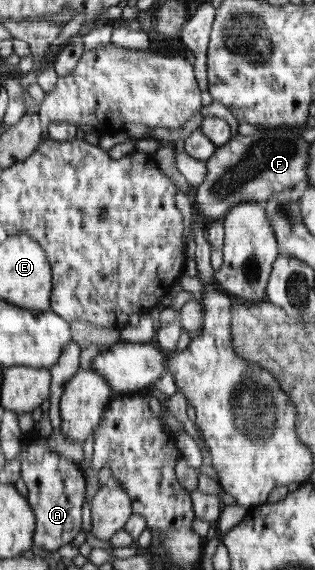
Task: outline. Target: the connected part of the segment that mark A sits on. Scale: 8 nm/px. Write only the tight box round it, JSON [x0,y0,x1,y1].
[18,429,86,552]

